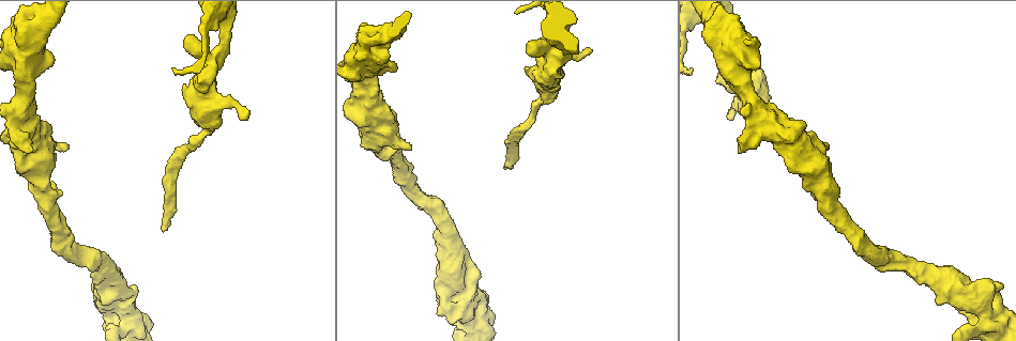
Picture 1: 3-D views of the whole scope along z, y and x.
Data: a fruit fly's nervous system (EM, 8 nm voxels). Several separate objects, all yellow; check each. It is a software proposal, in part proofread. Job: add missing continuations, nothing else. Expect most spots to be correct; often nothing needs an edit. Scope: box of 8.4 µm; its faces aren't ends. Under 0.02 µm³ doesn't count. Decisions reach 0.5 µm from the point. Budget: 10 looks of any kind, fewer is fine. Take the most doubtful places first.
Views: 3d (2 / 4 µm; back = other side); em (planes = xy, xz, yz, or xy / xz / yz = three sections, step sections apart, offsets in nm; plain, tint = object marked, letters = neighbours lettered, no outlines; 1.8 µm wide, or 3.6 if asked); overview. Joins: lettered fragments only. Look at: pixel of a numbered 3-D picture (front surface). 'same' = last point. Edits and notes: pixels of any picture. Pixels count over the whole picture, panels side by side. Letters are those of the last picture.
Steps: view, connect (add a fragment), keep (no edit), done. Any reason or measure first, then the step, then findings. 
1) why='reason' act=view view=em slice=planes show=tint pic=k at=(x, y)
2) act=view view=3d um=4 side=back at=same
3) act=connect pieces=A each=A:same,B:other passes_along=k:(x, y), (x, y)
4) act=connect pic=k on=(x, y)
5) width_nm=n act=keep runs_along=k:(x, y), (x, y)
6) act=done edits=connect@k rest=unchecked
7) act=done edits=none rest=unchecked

why='tapers out' act=view view=3d um=4 pic=1 at=(162, 230)

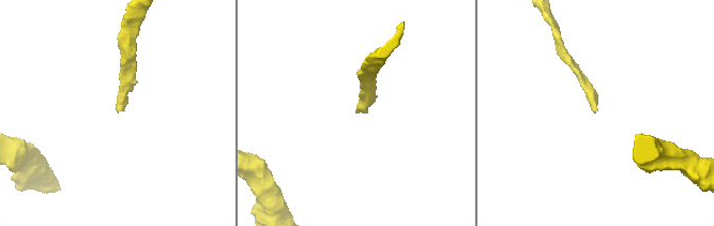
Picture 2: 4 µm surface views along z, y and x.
act=view view=em slice=xy step=8 show=letters pic=2 at=(119, 108)

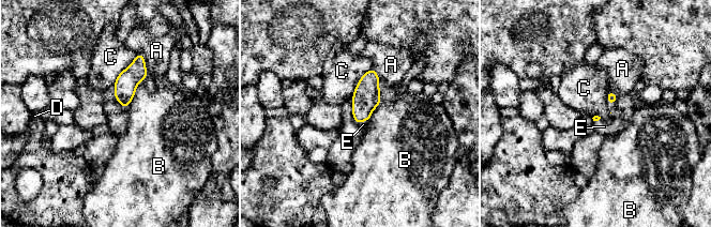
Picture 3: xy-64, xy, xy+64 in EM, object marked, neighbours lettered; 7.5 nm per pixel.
why='another direction' act=view view=em slice=planes show=letters at=same

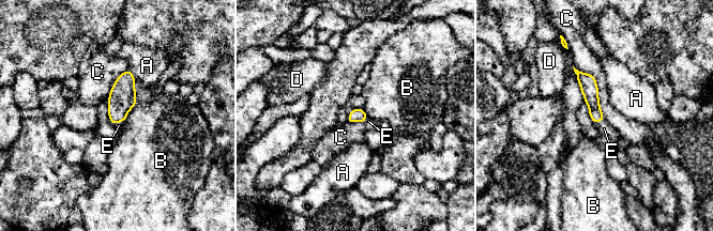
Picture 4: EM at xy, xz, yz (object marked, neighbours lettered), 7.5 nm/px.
act=connect pic=4 on=(604, 128) each=A:other,B:other,C:other,D:other,E:same passes_along=4:(590, 91), (598, 121), (604, 128) found='it goes on there'

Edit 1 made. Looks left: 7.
why='thick turns thin' act=view view=em um=3.6 slice=planes show=letters pic=1 at=(26, 35)

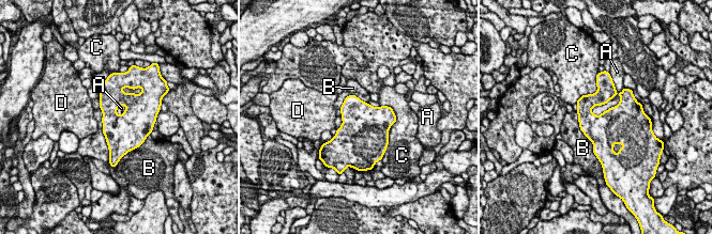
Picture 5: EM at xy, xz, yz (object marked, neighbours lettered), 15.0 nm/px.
act=keep each=A:other,B:other,C:other,D:other border=5:(622, 90), (591, 112) found='no lettered fragment goes on from it'

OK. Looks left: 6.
why='free end' act=view view=em slice=yz step=8 show=tint pic=1 at=(248, 113)

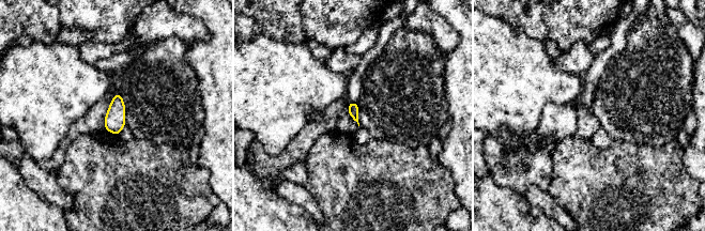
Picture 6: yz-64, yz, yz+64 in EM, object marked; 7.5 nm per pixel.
why='see the neighbours' act=view view=em slice=yz step=8 show=letters at=same

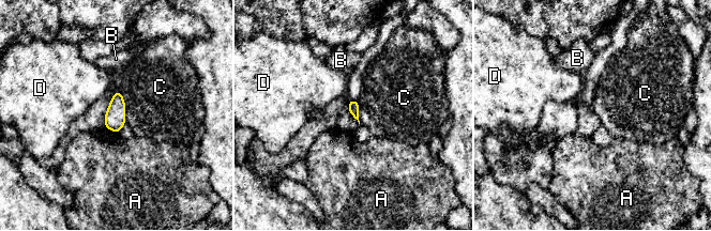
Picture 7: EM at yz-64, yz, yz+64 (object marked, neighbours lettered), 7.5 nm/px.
act=keep each=A:other,B:other,C:other,D:other border=7:(119, 91), (124, 104), (125, 122) found='none of them fits'

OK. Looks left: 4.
why='thick end' act=view view=3d um=4 pic=1 at=(33, 150)

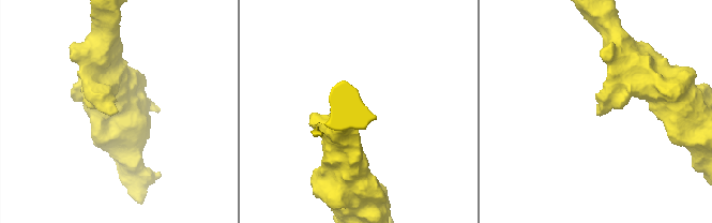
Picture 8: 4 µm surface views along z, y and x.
act=view view=em slice=xy step=4 show=plain pic=8 at=(116, 111)

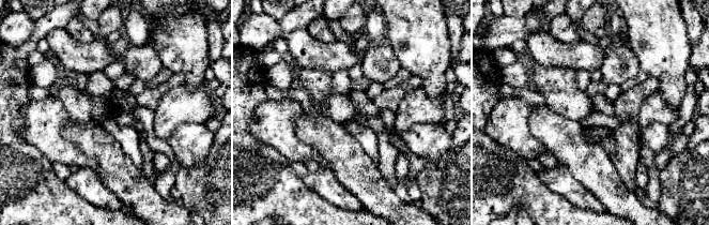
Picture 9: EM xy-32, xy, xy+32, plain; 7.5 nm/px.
act=view view=em slice=xy step=4 show=letters at=same

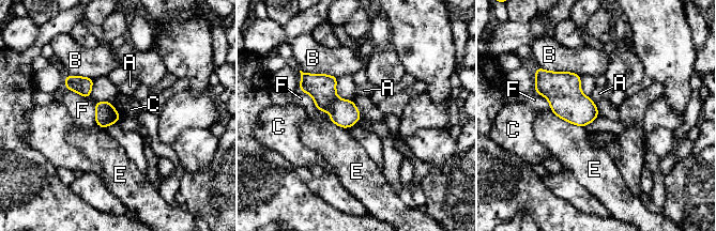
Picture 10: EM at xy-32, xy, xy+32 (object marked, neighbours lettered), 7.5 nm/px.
act=keep each=A:other,B:other,C:other,E:other,F:other border=10:(111, 104), (120, 119) found='none of them fits'

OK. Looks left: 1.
act=done edits=connect@4 rest=unchecked

